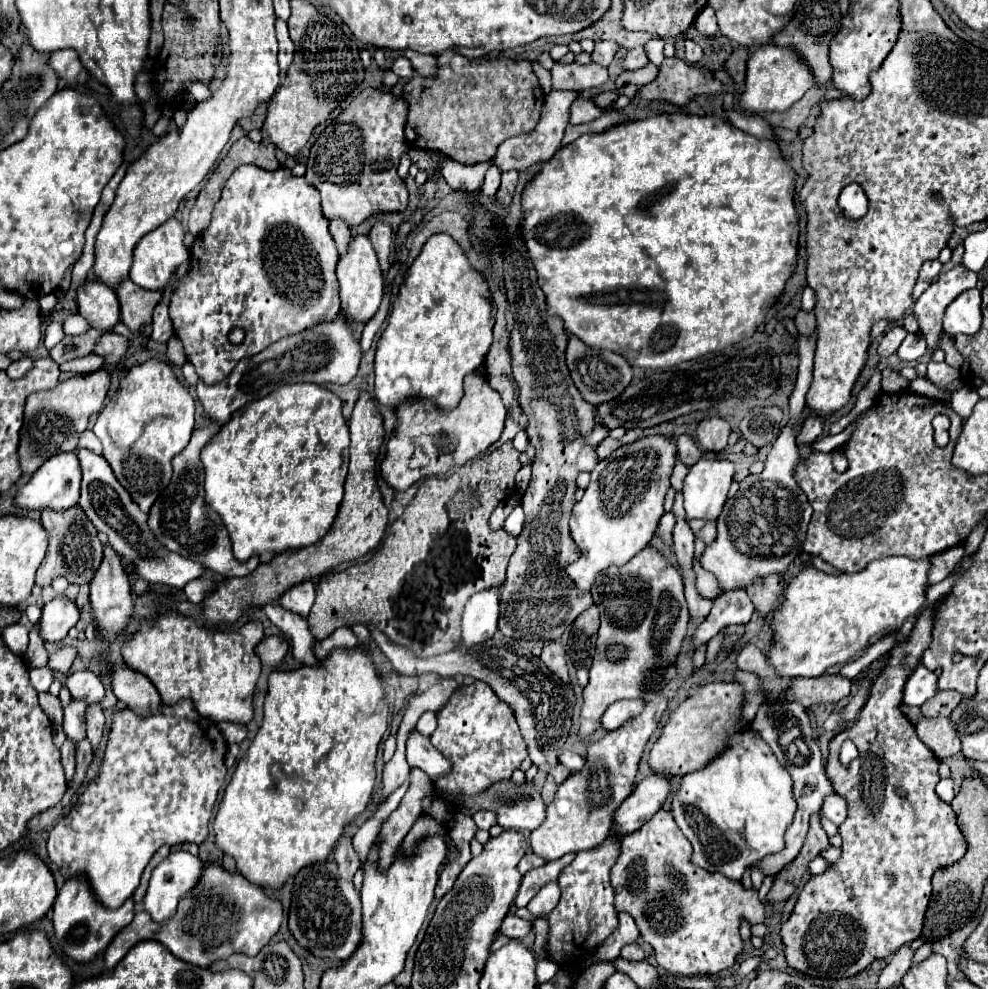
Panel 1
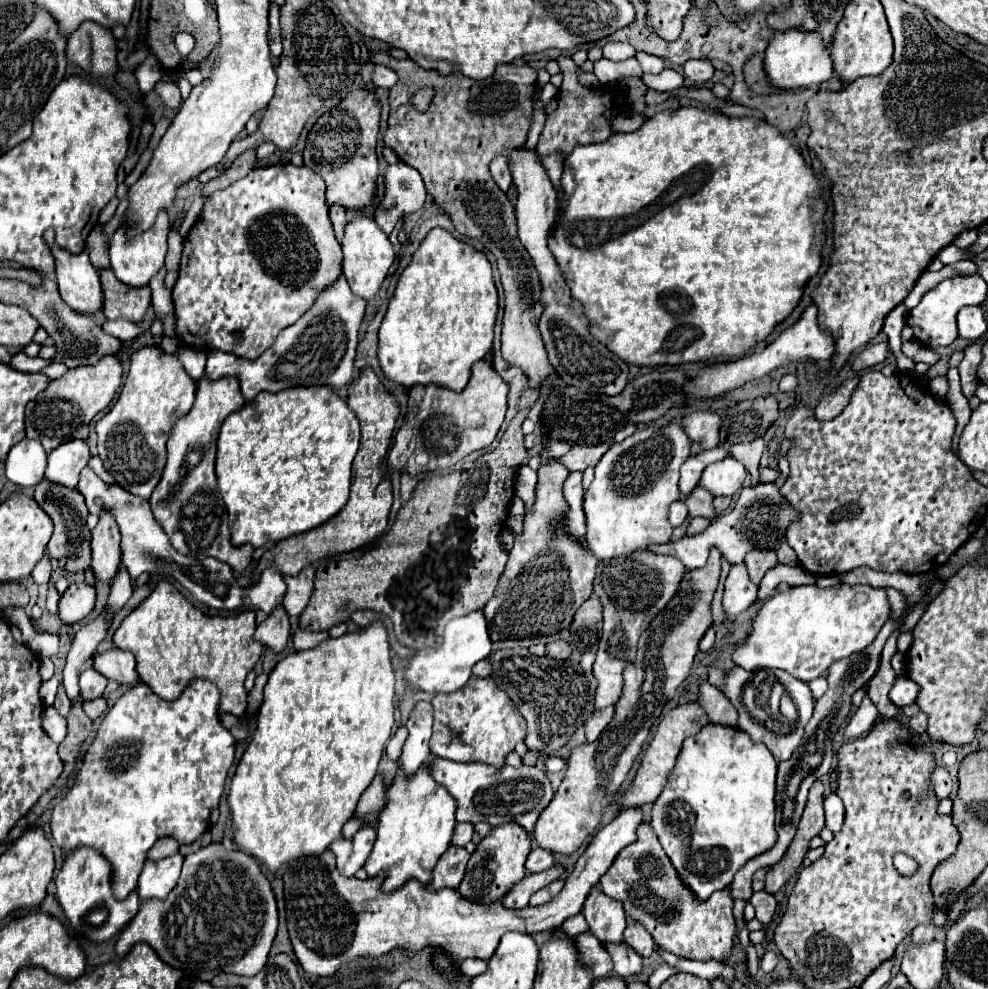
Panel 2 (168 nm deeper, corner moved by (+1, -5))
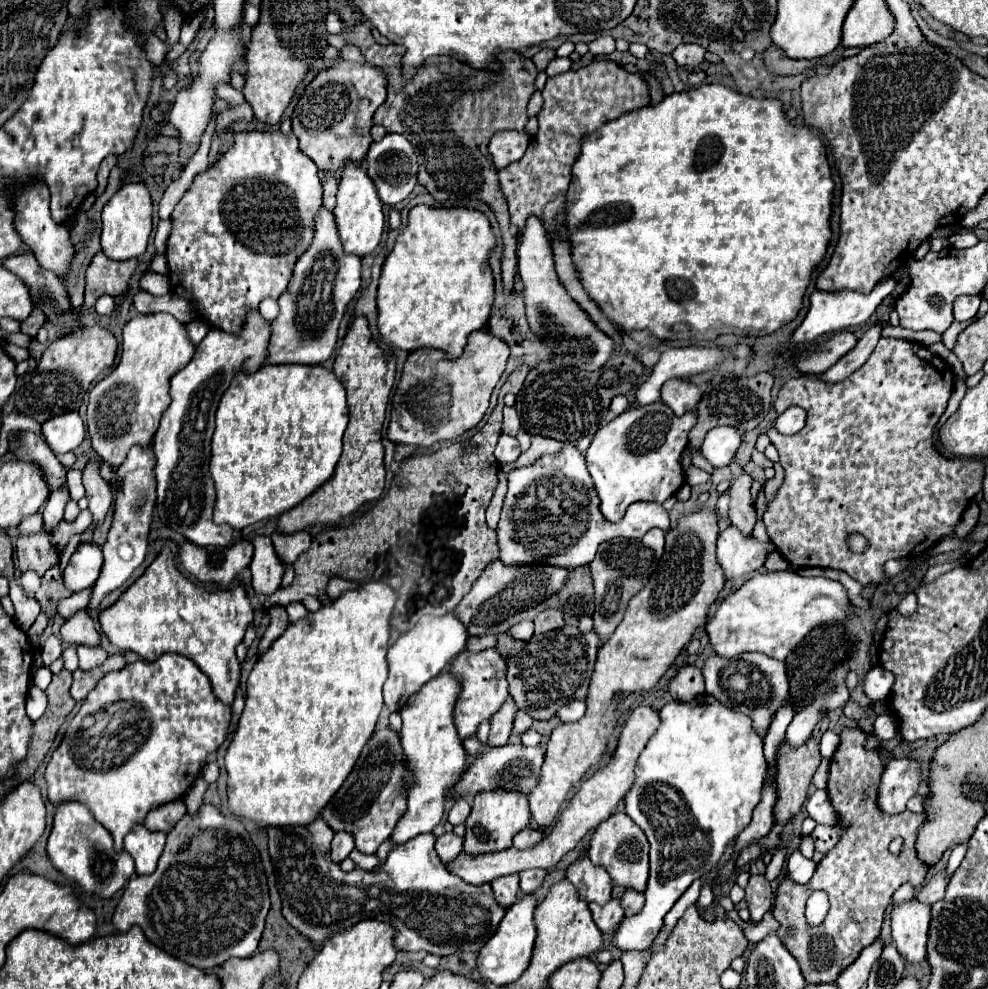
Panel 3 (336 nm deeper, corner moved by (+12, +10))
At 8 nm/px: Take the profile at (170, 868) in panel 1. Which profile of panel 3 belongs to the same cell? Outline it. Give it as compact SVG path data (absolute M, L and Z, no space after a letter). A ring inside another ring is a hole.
M136 826L124 838L124 850L134 858L136 874L146 876L154 872L158 858L162 856L166 836L162 832L150 832L146 826Z

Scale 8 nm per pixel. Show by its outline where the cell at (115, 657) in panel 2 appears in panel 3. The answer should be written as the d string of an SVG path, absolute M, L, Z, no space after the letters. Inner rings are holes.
M84 610L76 612L72 618L66 620L66 624L60 630L62 640L66 644L76 644L76 646L88 646L88 648L98 648L100 646L100 632L94 628L94 622L90 614Z

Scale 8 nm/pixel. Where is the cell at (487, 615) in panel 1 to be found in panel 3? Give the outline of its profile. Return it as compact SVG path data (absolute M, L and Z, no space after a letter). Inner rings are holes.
M448 612L444 616L426 614L416 622L416 626L410 632L402 634L388 648L386 654L388 680L384 684L384 704L390 708L390 712L398 712L400 708L404 708L408 698L416 694L424 682L428 682L430 678L438 676L444 668L448 668L452 658L458 656L466 646L466 640L468 630L464 628L464 624L460 624L460 620L456 620L454 612Z

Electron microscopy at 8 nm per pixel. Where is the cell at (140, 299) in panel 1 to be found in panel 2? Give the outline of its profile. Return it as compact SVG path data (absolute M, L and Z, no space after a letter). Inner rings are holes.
M103 269L99 275L103 285L103 315L107 319L129 319L139 323L151 303L151 289L147 285L127 287L111 269Z

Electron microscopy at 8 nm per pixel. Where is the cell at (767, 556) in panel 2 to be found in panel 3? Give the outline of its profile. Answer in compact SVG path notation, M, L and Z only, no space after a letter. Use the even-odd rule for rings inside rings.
M744 472L740 478L734 480L730 488L730 510L728 510L730 524L740 528L740 532L744 532L746 536L752 534L756 524L756 510L750 498L750 484L752 476L748 472Z

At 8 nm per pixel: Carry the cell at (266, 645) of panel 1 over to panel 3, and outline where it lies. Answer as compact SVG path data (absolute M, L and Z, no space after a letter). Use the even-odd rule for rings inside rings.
M256 536L252 540L254 558L250 564L252 570L252 588L258 596L270 596L280 588L284 566L278 560L270 536Z

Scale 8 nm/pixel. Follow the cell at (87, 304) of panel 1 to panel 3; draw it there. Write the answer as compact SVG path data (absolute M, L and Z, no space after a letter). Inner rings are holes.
M32 184L16 192L16 230L20 232L22 240L30 246L38 264L44 270L50 270L60 278L66 276L76 250L72 248L72 240L68 236L66 226L60 226L50 218L50 194L44 184Z

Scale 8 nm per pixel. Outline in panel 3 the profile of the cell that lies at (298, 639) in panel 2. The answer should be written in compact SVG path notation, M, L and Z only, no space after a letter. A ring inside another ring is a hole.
M292 602L292 604L288 604L286 606L286 612L288 612L288 618L290 618L290 622L298 622L302 616L306 616L306 608L304 608L304 604L302 602Z

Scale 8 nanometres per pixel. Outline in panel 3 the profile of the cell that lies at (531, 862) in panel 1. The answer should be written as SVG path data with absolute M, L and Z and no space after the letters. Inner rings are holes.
M524 828L522 832L518 832L518 836L514 836L514 848L524 850L524 848L532 848L542 840L542 832L536 828Z

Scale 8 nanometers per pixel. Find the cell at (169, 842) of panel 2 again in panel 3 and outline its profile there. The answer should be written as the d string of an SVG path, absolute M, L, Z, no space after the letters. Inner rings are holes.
M184 800L178 802L178 804L170 802L170 804L158 806L156 810L148 812L148 816L144 820L144 826L148 826L152 832L164 832L164 834L168 834L184 814L186 814Z

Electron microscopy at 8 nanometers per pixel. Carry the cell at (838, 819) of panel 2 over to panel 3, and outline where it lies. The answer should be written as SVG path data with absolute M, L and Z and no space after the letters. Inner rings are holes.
M816 790L810 798L808 798L808 816L812 820L816 820L818 824L834 824L834 812L830 808L830 800L826 790Z

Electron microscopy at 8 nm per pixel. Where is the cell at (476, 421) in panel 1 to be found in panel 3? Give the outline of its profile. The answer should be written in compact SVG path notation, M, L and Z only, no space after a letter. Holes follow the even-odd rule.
M486 330L472 332L468 338L468 344L464 348L464 354L450 362L444 358L440 350L434 348L418 348L416 352L410 352L400 384L394 392L392 410L390 410L390 424L388 424L388 438L396 444L414 444L418 448L432 448L436 442L450 442L470 428L474 428L486 414L490 406L490 396L496 384L502 378L502 372L506 368L506 360L510 356L510 350L504 340L490 336Z

